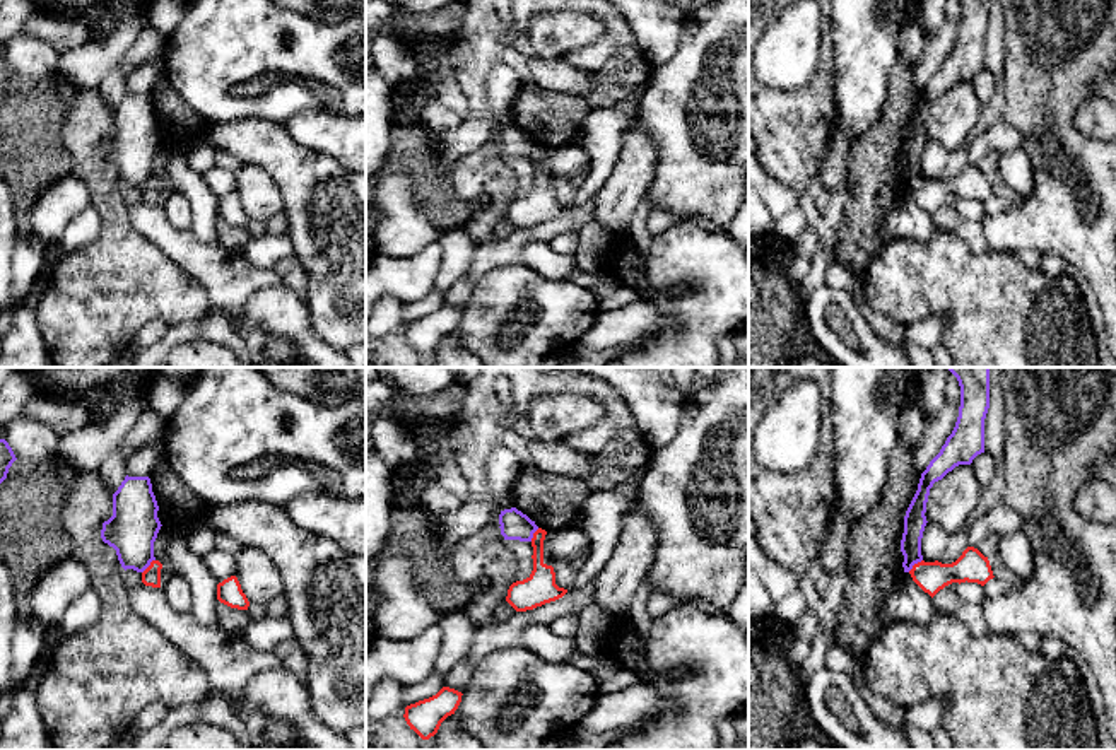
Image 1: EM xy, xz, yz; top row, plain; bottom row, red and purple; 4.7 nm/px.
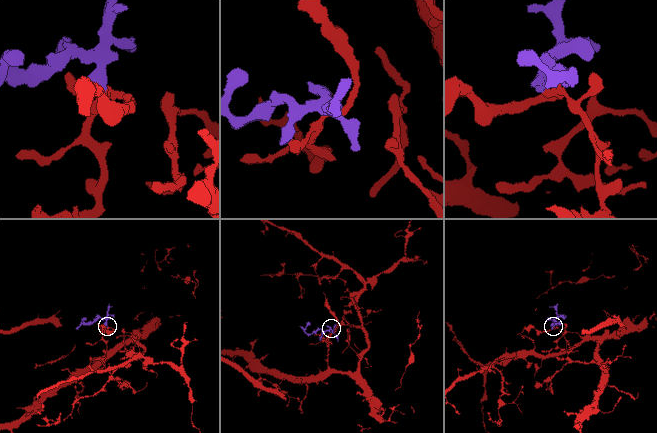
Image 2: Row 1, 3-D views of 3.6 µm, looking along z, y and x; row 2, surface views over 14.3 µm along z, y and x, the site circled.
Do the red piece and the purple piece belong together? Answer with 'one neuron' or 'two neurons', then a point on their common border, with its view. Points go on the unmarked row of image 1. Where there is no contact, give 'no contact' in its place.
two neurons; contact yz (915, 181)

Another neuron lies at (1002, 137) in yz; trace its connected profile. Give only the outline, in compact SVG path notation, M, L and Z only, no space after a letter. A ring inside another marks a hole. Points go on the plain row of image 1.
M1000 118L991 128L969 144L967 161L976 166L990 152L1005 154L1022 147L1024 138L1020 132L1005 118Z

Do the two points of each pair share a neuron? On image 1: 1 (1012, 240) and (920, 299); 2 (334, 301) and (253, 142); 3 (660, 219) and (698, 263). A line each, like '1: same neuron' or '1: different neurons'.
1: different neurons
2: same neuron
3: different neurons

